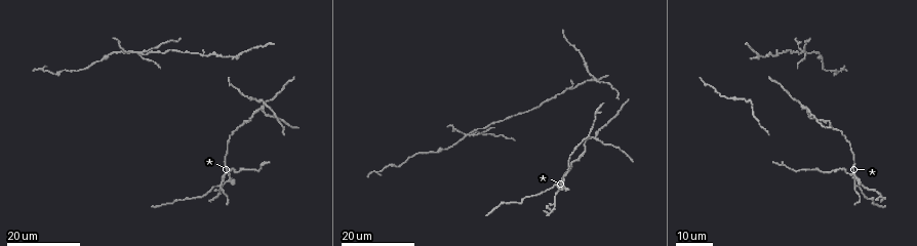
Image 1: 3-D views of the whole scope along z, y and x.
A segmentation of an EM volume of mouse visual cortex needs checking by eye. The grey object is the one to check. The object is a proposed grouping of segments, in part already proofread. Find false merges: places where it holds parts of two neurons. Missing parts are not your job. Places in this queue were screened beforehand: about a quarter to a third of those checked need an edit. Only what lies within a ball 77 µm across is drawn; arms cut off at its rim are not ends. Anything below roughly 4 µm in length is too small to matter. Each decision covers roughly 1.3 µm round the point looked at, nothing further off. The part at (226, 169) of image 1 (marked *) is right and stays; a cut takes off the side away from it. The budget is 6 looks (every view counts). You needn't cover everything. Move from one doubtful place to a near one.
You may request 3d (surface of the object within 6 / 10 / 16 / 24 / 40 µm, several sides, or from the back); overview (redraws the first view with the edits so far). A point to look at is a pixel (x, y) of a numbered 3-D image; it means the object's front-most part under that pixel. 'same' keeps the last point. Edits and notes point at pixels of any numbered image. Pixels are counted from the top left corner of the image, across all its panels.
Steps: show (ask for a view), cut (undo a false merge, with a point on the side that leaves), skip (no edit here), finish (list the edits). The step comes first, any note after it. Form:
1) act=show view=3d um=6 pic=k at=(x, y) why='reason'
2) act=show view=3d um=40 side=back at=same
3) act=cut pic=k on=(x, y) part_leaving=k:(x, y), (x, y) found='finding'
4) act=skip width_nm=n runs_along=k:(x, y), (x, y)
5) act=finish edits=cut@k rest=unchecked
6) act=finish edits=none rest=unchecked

act=show view=3d um=24 pic=1 at=(854, 185)

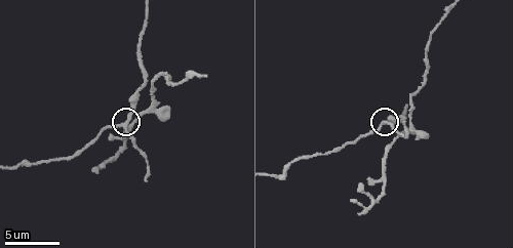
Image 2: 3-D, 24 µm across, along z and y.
act=show view=3d um=6 pic=2 at=(123, 124) why='closer look'

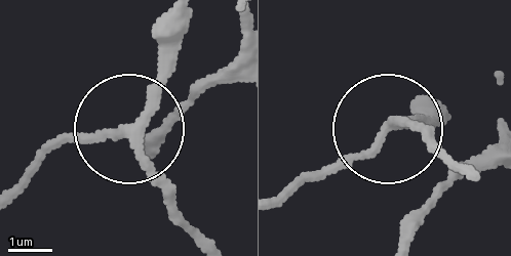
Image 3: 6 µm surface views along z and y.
act=skip runs_along=3:(189, 17), (133, 138), (138, 160), (185, 222) found='continuous, no second neuron'

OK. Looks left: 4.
act=show view=3d um=6 pic=2 at=(411, 115) why='arms part here'

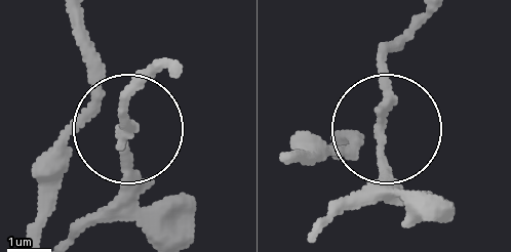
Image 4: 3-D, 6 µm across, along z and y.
act=skip arms=3 runs_along=4:(349, 139), (379, 132), (416, 223) found='one neuron here'

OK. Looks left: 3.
act=show view=3d um=24 pic=1 at=(596, 138)

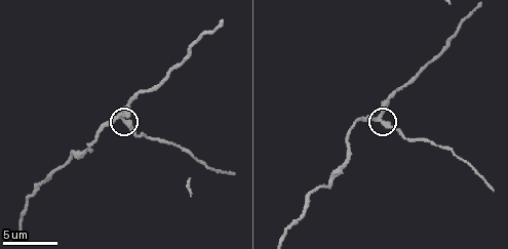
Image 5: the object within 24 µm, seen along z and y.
act=show view=3d um=6 pic=5 at=(378, 120)

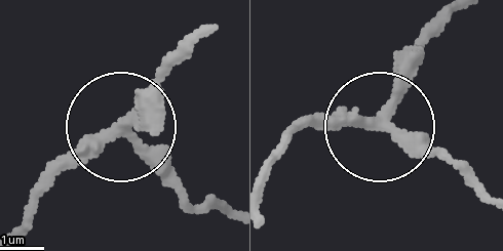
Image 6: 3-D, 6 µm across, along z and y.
act=skip width_nm=260 found='all the same neuron'

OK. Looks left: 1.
act=finish edits=none rest=unchecked

